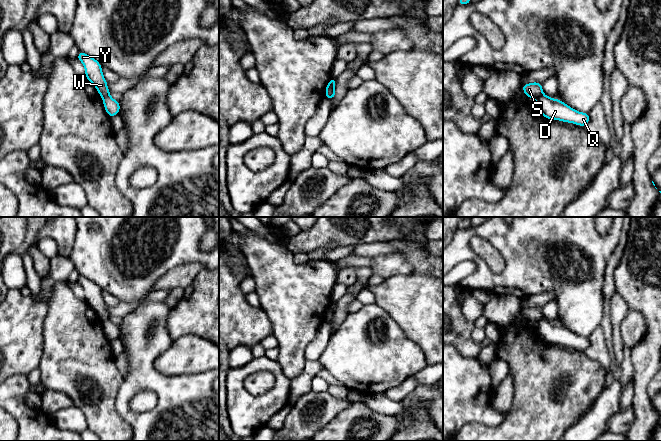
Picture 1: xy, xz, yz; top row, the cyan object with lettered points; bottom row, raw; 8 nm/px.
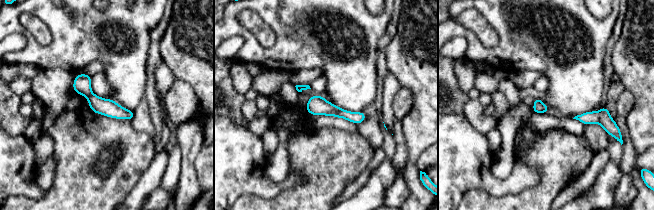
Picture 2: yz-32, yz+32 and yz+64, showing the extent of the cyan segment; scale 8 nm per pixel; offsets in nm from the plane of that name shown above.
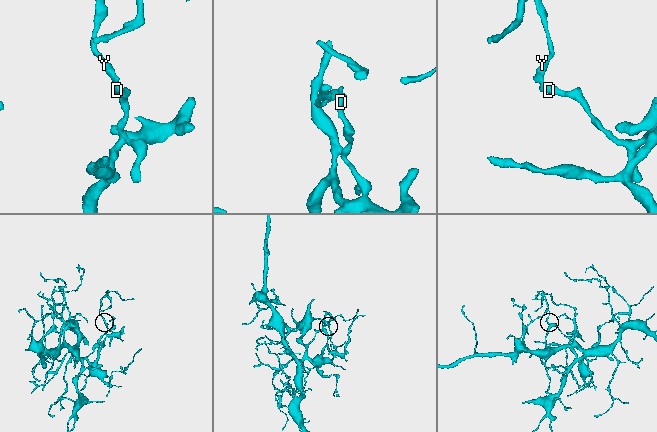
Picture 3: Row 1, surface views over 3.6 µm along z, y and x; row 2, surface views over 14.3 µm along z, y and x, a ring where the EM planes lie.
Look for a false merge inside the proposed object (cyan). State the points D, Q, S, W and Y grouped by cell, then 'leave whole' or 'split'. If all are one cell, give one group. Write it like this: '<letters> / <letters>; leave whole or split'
D Q / S W Y; split

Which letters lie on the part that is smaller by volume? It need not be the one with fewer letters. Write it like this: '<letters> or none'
S, W, Y

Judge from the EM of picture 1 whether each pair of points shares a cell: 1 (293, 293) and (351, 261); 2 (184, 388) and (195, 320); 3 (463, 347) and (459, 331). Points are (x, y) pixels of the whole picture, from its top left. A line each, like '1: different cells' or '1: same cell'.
1: different cells
2: different cells
3: same cell

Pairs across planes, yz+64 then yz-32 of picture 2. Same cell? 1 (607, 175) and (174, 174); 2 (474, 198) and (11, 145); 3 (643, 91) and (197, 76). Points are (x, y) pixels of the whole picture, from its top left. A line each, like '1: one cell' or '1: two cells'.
1: two cells
2: two cells
3: one cell

